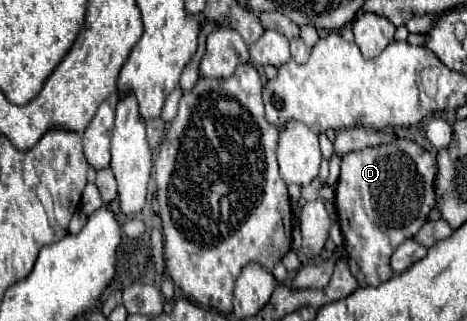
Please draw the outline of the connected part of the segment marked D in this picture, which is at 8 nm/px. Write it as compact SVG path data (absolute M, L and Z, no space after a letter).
M409 139L343 155L341 177L335 185L335 205L345 251L359 263L367 285L377 287L393 277L389 265L393 251L399 243L417 235L435 207L435 177L437 165L431 153Z

